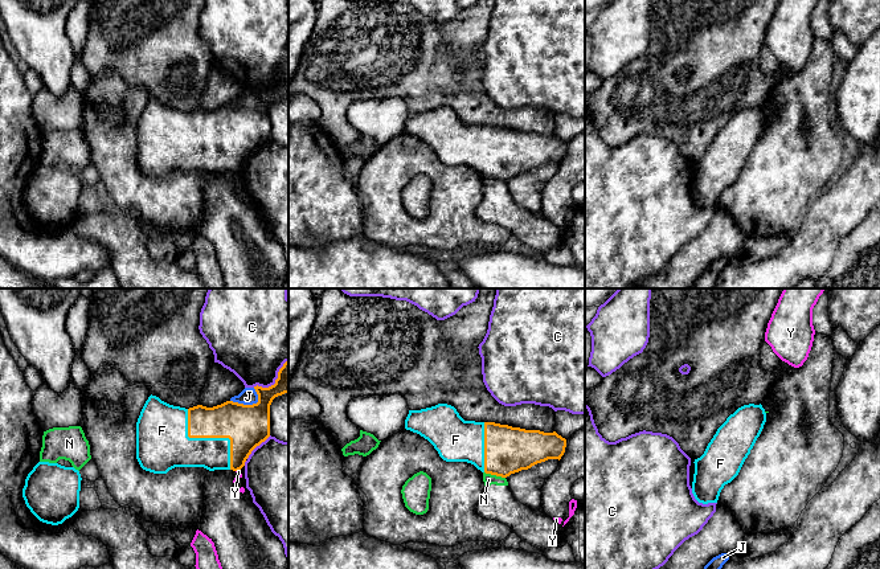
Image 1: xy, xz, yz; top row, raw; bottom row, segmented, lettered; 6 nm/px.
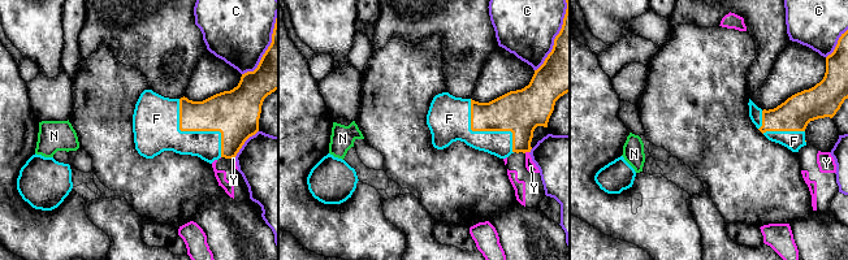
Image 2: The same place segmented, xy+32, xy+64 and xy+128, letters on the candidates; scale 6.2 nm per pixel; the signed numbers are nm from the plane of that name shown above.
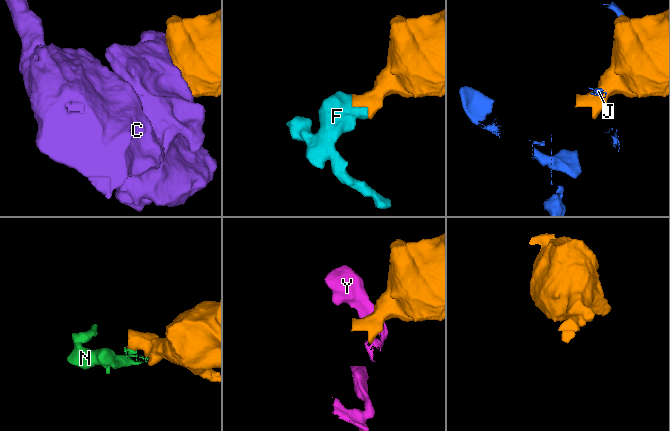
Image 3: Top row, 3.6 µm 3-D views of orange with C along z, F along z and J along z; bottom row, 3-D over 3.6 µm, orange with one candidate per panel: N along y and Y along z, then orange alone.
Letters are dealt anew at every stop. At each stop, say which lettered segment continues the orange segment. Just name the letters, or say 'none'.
F

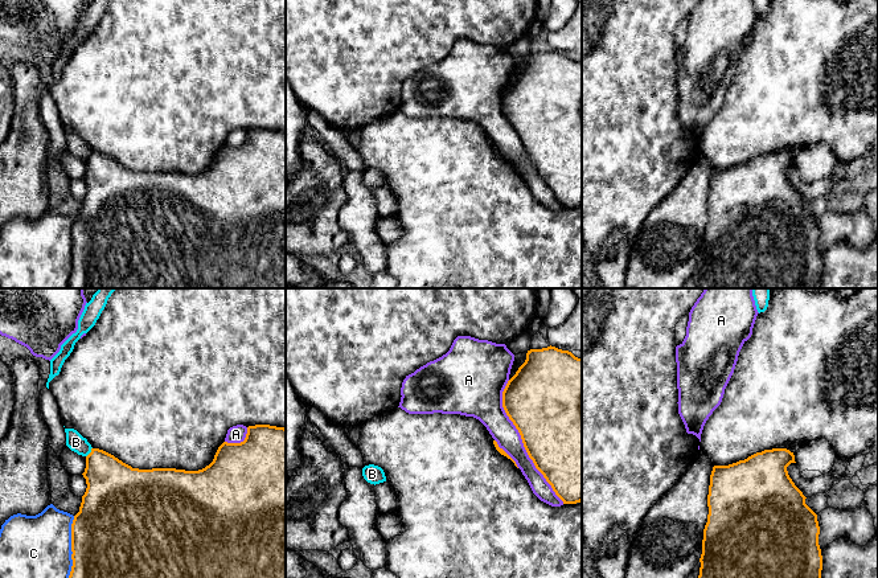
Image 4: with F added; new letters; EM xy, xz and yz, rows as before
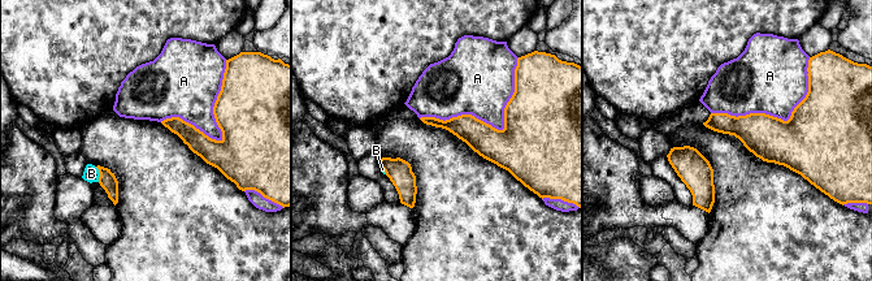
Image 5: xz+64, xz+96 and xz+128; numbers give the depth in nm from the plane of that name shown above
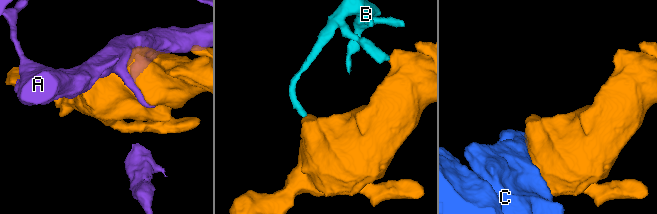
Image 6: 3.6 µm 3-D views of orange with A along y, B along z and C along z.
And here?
none

